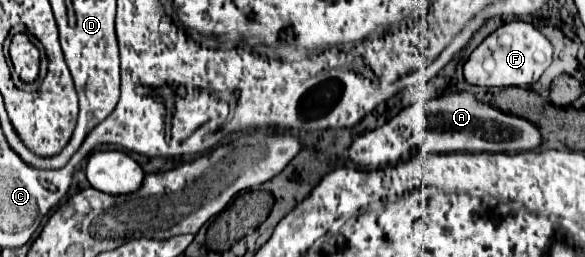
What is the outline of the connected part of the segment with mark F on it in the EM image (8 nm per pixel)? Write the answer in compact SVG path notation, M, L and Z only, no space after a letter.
M521 20L503 24L493 34L489 34L469 56L465 64L465 78L475 86L529 86L539 80L539 76L551 64L553 46L551 42L533 26Z

